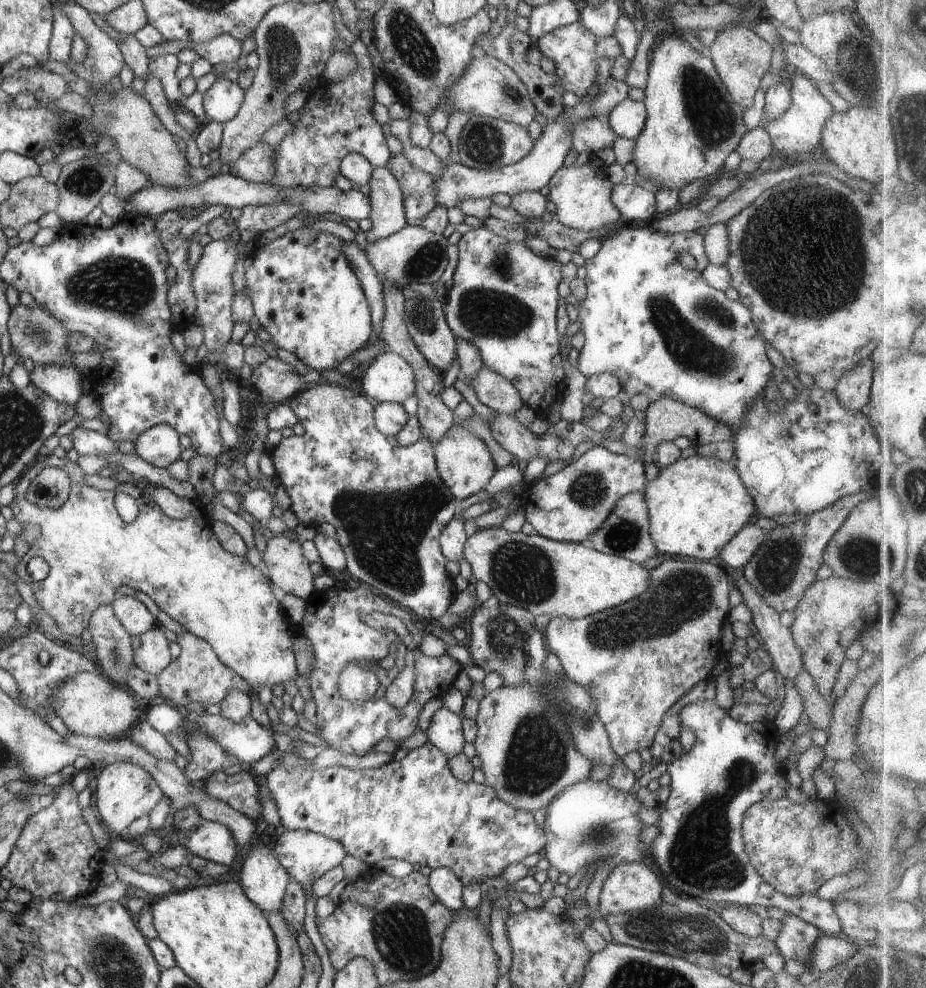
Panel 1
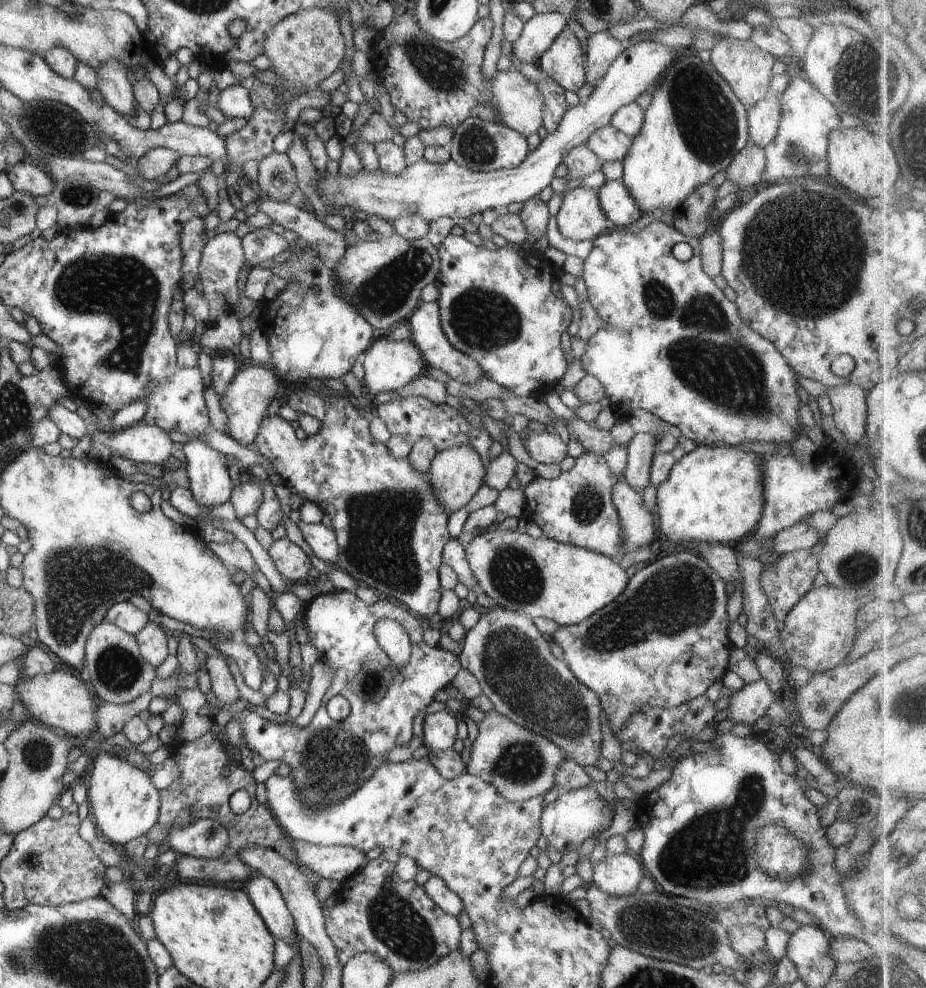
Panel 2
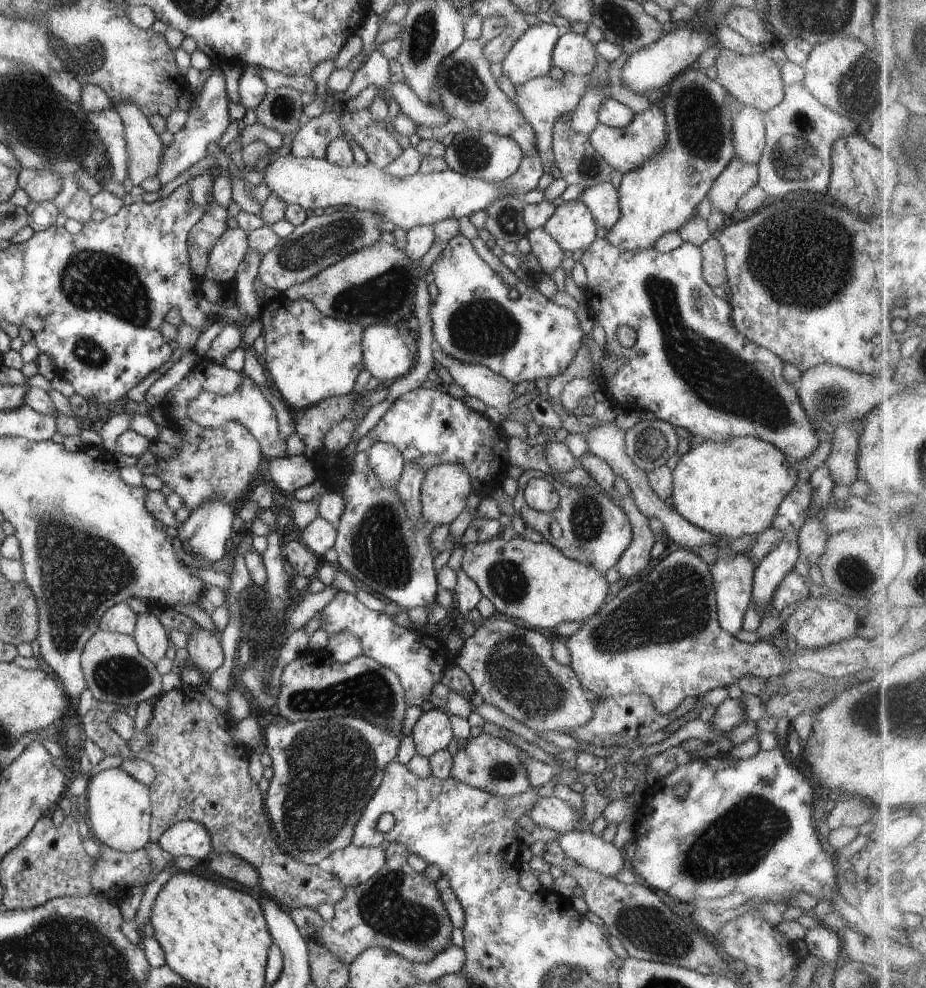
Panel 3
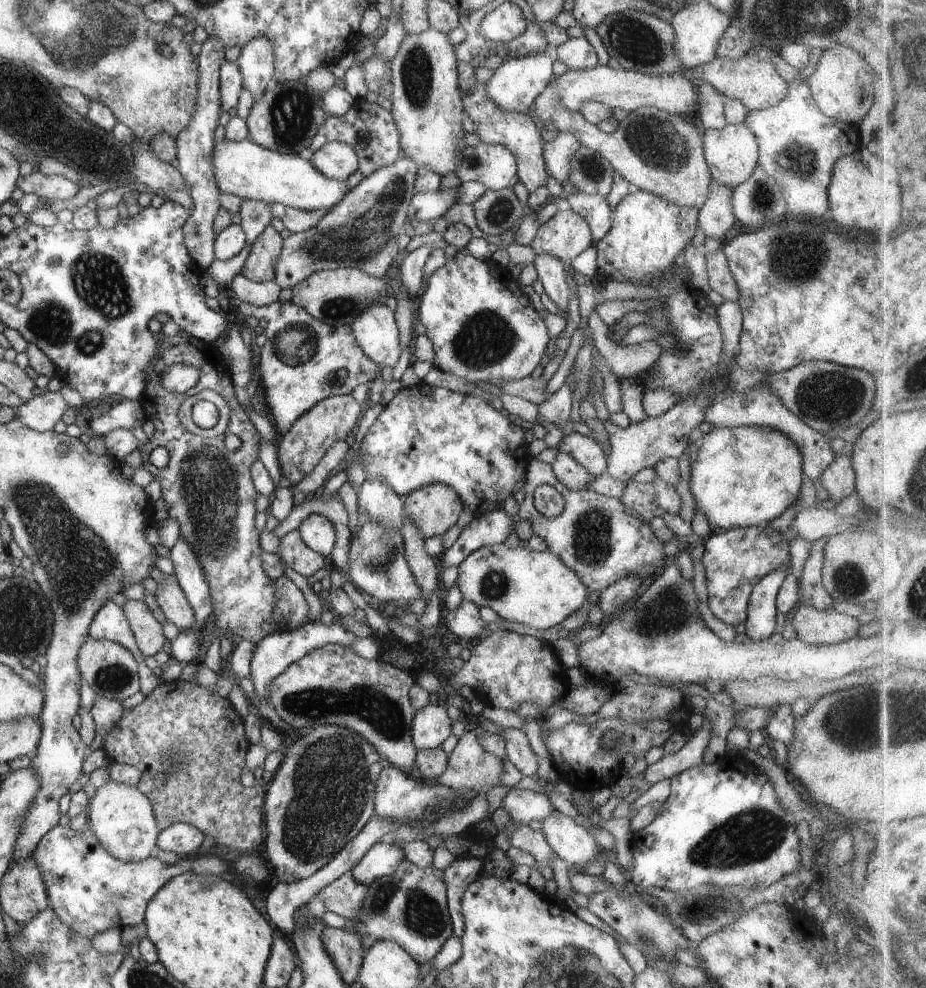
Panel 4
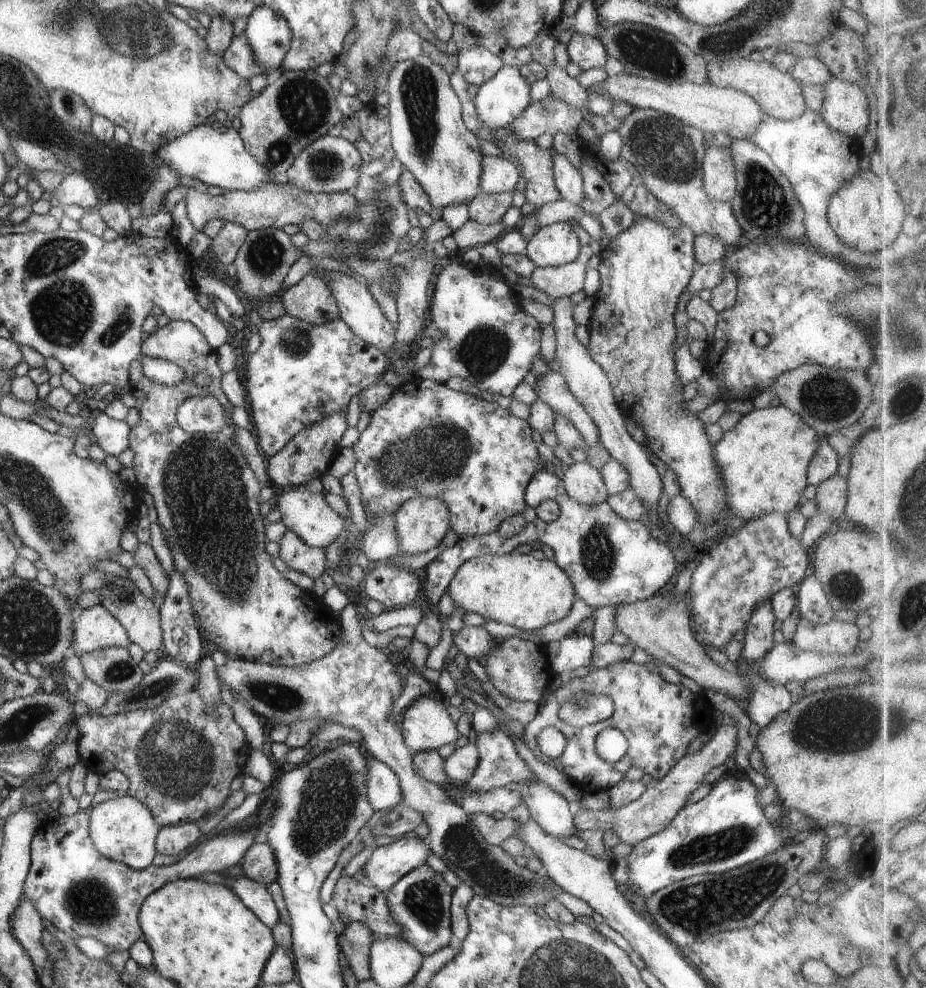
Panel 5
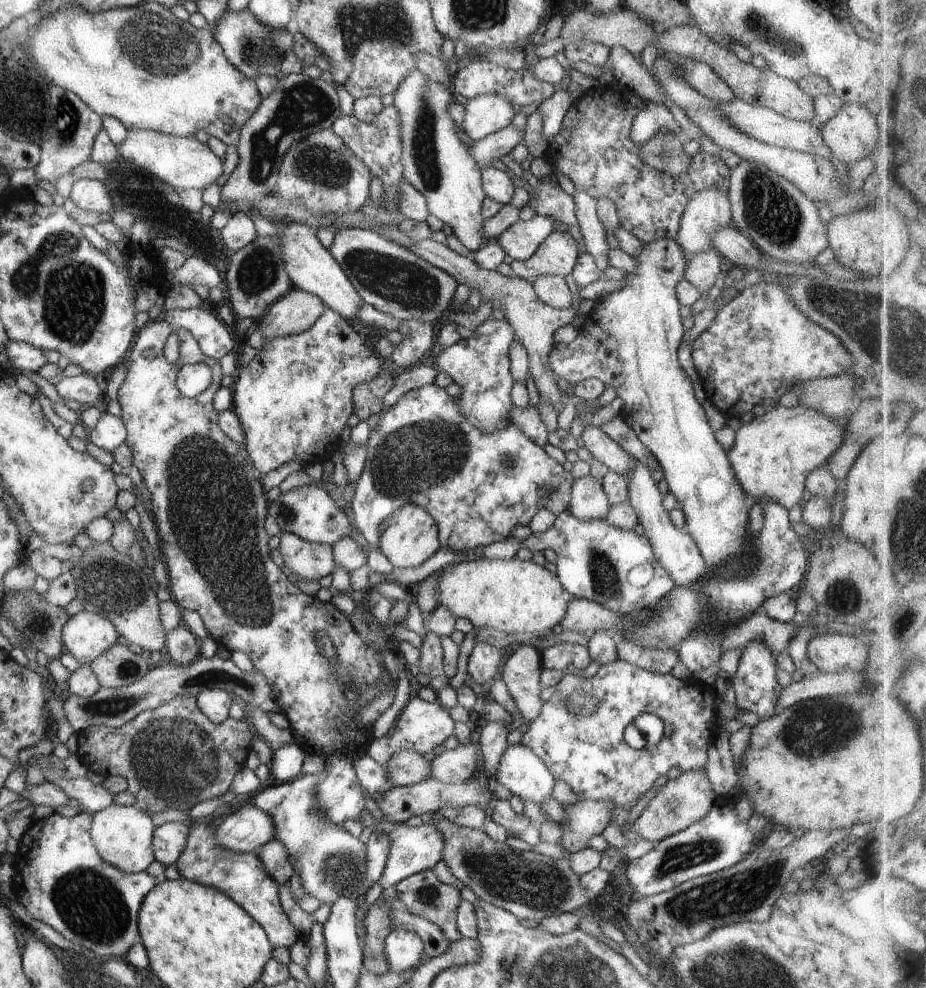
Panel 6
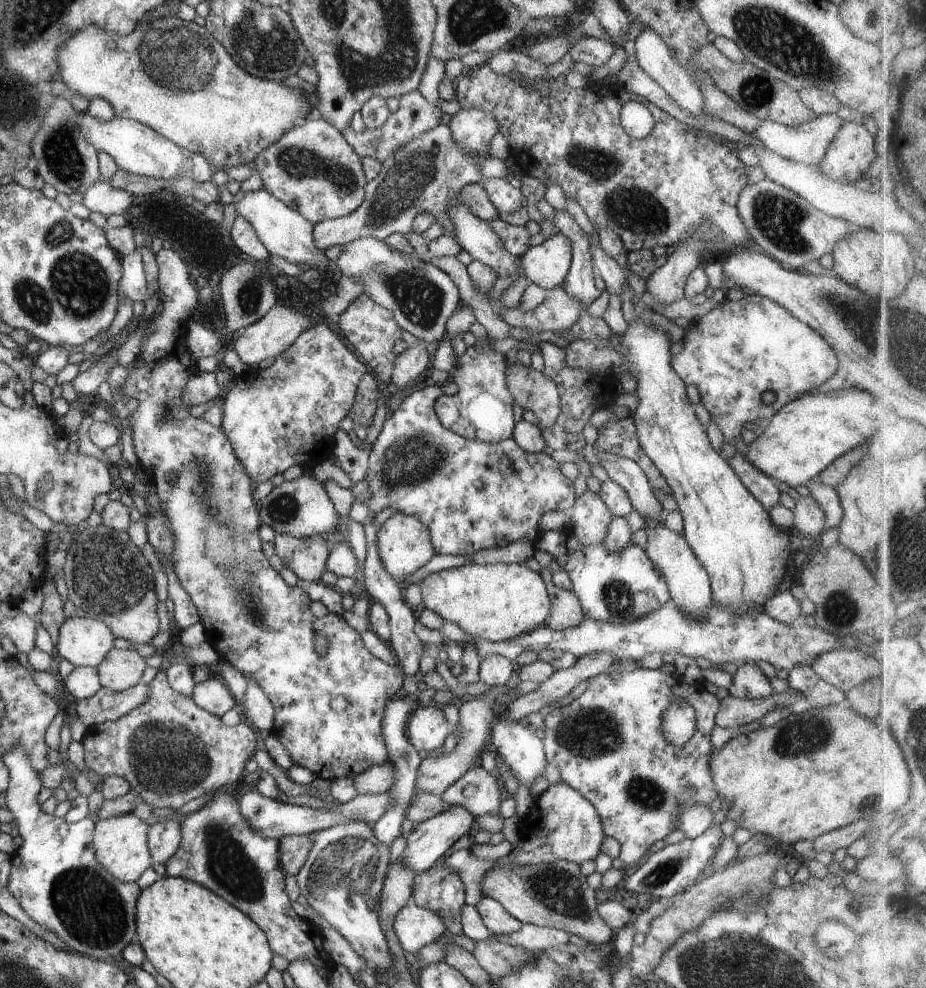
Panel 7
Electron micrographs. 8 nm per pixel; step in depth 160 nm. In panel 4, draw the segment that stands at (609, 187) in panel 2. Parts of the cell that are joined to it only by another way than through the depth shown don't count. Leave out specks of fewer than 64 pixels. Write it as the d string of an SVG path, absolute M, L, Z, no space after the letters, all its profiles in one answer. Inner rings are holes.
M569 189L568 197L563 205L586 218L586 222L588 222L591 229L592 238L596 242L609 234L614 208L608 204L606 196L588 195Z

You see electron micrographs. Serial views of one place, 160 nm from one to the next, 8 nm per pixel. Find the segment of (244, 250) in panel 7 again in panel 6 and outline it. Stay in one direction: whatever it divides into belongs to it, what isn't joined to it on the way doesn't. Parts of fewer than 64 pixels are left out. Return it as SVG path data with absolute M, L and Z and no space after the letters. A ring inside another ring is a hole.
M242 210L234 213L219 231L222 240L232 252L239 251L246 245L253 243L259 235L250 215L243 213Z

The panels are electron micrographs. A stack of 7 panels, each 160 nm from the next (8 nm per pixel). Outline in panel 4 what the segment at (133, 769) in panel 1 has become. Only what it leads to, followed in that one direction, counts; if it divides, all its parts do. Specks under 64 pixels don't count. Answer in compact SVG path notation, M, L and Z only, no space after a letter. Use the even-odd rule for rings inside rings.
M108 780L89 800L86 816L96 839L113 858L136 863L154 854L161 830L150 800L140 792L137 786L126 786L126 784Z

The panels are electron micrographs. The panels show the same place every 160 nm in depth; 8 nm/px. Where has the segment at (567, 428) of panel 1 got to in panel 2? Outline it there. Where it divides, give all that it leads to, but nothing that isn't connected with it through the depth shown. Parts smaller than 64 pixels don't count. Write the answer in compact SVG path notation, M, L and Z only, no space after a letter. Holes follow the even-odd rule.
M548 431L542 434L534 432L532 436L527 436L524 446L537 464L560 464L568 452L567 444L560 439L559 435Z

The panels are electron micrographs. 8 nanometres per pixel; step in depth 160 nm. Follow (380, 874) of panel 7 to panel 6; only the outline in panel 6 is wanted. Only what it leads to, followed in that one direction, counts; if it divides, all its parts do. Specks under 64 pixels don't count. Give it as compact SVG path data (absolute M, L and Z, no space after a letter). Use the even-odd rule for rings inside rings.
M303 773L295 780L272 784L256 792L253 803L272 817L276 839L287 848L291 858L295 859L295 874L308 895L315 896L324 903L335 903L339 896L348 897L351 893L357 893L357 902L361 905L366 891L359 879L365 874L367 844L359 837L355 838L342 825L326 818L317 797L318 778L318 773Z

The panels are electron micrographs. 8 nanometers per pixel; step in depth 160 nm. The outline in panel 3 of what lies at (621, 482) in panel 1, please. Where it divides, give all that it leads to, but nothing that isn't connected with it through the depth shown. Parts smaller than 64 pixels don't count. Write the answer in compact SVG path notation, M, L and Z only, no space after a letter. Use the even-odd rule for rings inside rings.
M526 470L518 478L518 493L513 499L514 509L516 510L515 514L518 514L524 520L526 527L540 532L545 541L552 544L557 550L560 550L562 554L566 554L568 558L572 558L576 562L584 562L586 566L594 566L594 568L600 570L600 574L606 574L608 570L614 568L620 556L622 556L632 543L632 528L630 528L630 520L624 514L624 510L616 506L606 495L602 494L598 487L595 488L592 485L588 487L595 490L576 488L578 496L582 492L582 494L588 494L592 498L582 498L584 506L574 506L574 502L572 502L573 486L568 483L564 484L559 479L550 476L547 476L546 480L559 492L560 504L552 512L533 510L526 504L523 491L530 480L540 477L545 477L545 475L540 471Z

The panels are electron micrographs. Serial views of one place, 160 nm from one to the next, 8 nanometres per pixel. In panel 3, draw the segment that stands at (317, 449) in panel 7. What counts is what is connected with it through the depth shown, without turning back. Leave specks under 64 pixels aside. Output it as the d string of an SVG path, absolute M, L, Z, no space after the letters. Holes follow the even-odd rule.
M281 297L277 302L263 303L260 306L259 320L264 326L261 335L265 340L266 370L280 391L282 401L294 413L302 412L310 404L316 405L326 398L346 395L355 389L358 374L365 368L362 340L366 327L324 316L318 306L308 300L289 300L285 297Z

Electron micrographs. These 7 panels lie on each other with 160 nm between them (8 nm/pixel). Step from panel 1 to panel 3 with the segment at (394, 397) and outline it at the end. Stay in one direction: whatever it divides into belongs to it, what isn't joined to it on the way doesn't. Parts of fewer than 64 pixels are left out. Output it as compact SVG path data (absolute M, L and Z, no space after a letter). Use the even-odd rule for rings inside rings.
M374 324L366 327L362 340L365 369L389 385L406 376L417 363L417 353L410 352L406 337L397 325Z

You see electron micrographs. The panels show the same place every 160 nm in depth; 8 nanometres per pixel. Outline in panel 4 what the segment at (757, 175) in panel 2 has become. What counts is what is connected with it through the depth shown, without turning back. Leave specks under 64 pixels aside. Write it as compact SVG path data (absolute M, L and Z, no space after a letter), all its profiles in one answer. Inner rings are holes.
M711 180L710 196L700 208L697 227L706 238L717 238L724 242L728 232L736 222L732 211L732 188Z

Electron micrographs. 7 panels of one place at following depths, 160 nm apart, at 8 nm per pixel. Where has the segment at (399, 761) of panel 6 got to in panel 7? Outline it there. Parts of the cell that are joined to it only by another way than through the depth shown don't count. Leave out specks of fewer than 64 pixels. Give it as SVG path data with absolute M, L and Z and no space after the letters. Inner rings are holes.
M391 761L365 770L353 778L354 788L360 795L384 794L394 784L394 768Z

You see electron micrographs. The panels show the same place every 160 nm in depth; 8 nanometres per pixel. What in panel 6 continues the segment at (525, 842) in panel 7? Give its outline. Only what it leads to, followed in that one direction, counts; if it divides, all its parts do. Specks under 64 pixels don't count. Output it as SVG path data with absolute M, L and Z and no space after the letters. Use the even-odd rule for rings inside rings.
M578 799L570 805L561 805L564 809L564 822L558 824L562 830L560 844L570 854L589 847L592 836L602 834L611 822L612 801Z

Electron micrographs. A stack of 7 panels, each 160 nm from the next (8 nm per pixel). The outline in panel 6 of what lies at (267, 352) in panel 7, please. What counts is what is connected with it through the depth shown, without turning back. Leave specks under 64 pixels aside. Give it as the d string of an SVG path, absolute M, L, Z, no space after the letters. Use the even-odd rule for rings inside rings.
M292 287L257 320L253 329L258 329L265 344L278 337L299 335L312 327L326 309L318 296Z

